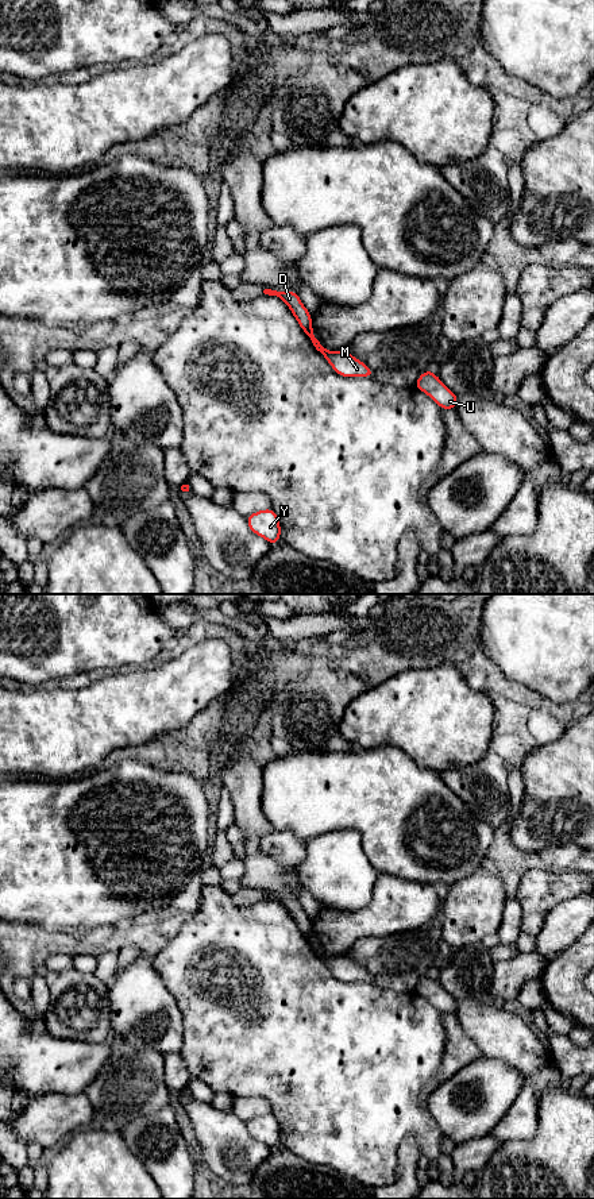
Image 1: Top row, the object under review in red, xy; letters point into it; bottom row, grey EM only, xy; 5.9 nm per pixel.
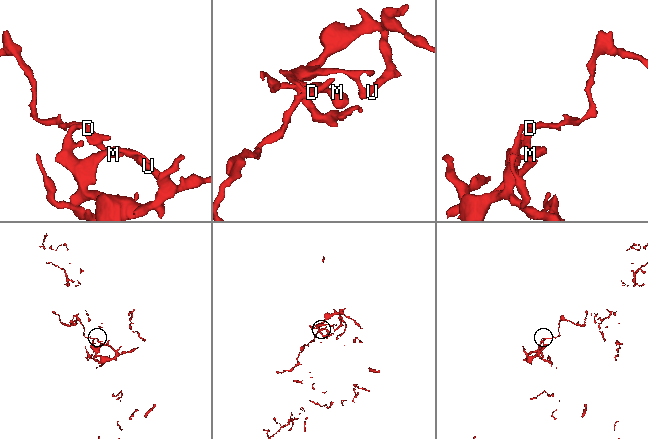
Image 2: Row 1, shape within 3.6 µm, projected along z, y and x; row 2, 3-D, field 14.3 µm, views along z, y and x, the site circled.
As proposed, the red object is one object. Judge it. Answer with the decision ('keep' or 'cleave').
cleave

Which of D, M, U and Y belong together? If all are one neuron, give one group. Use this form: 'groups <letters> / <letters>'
groups D M / U Y

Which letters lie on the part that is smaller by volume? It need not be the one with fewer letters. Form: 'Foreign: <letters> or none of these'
Foreign: D, M

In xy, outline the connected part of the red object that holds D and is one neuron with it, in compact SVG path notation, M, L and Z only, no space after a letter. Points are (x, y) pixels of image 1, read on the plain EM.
M274 895L275 899L290 913L293 921L298 926L302 936L309 941L312 951L331 969L331 972L342 982L373 982L374 976L363 967L356 964L347 956L327 956L325 952L316 944L312 933L312 922L309 915L301 907L296 897Z

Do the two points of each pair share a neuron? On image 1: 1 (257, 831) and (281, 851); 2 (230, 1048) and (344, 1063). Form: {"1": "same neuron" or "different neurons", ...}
{"1": "different neurons", "2": "same neuron"}

